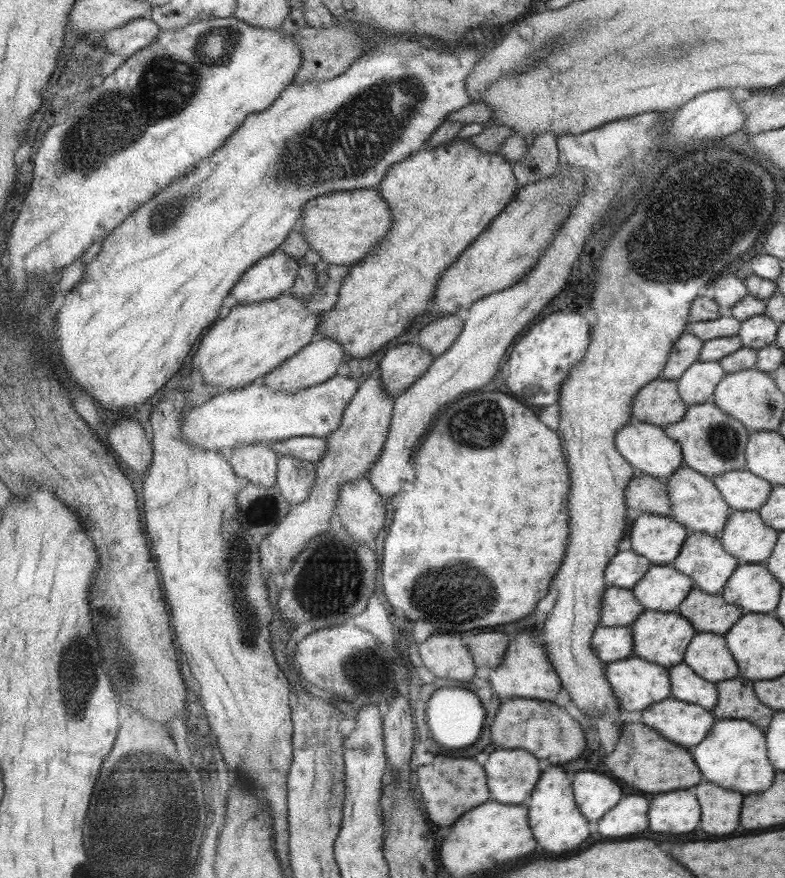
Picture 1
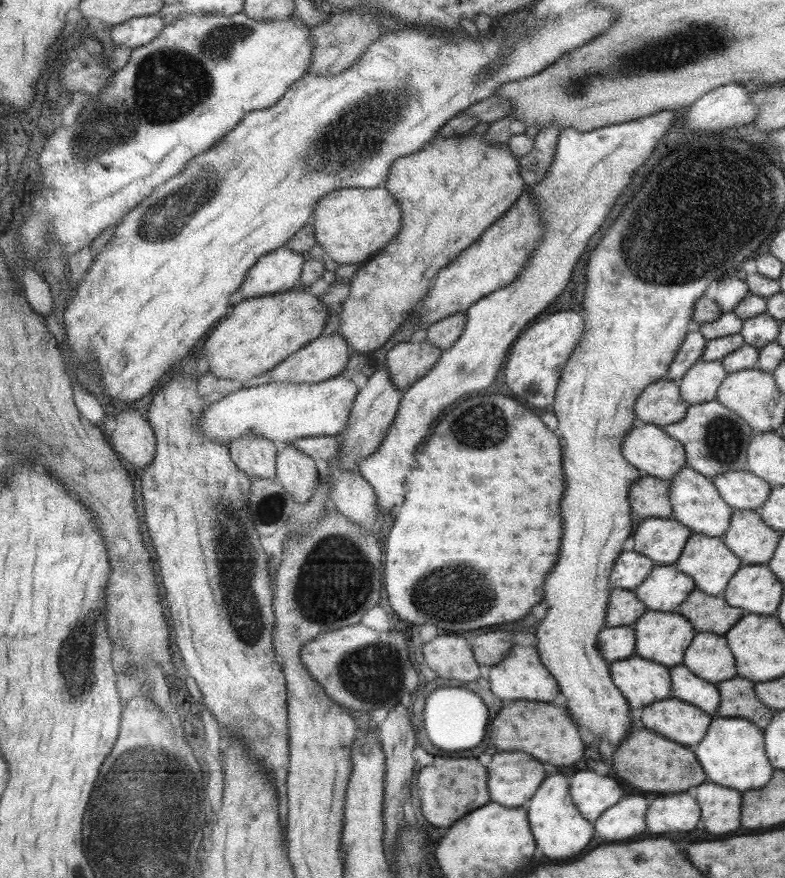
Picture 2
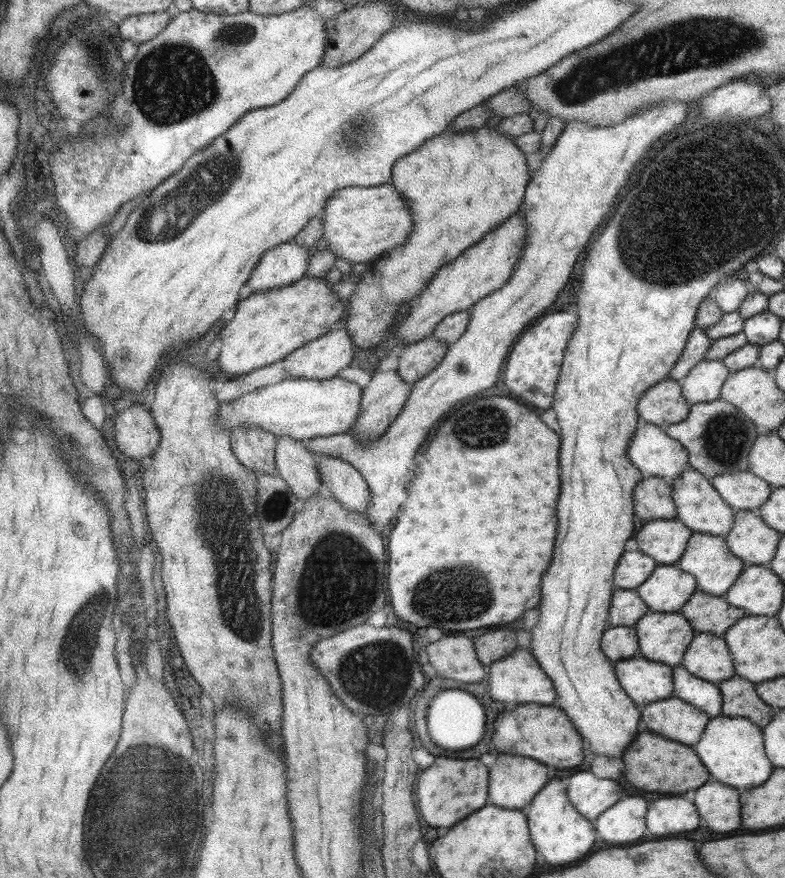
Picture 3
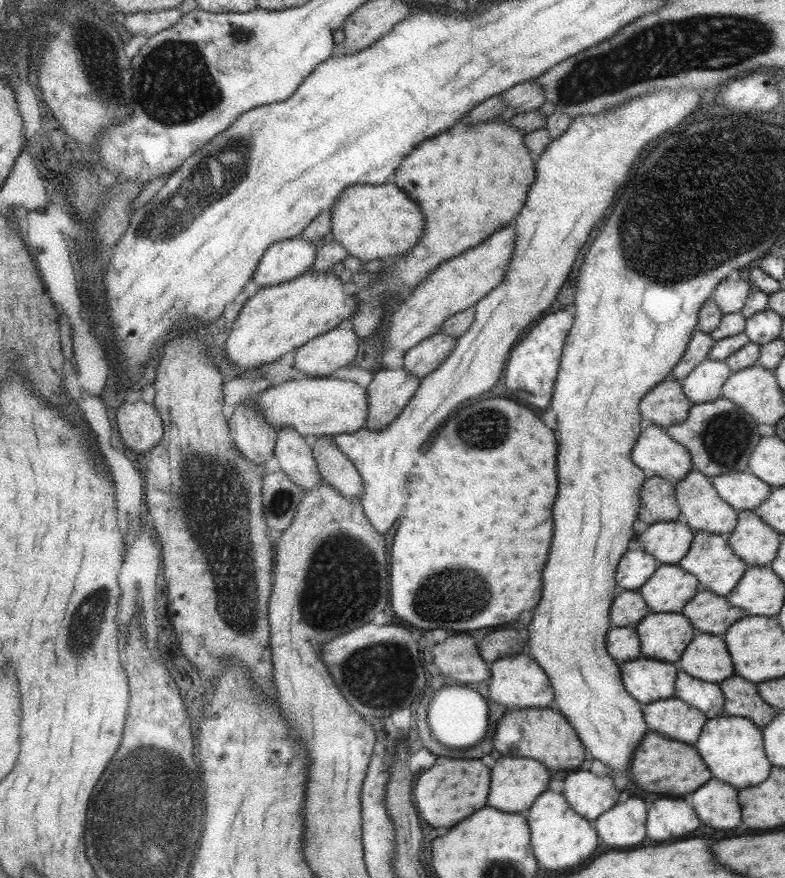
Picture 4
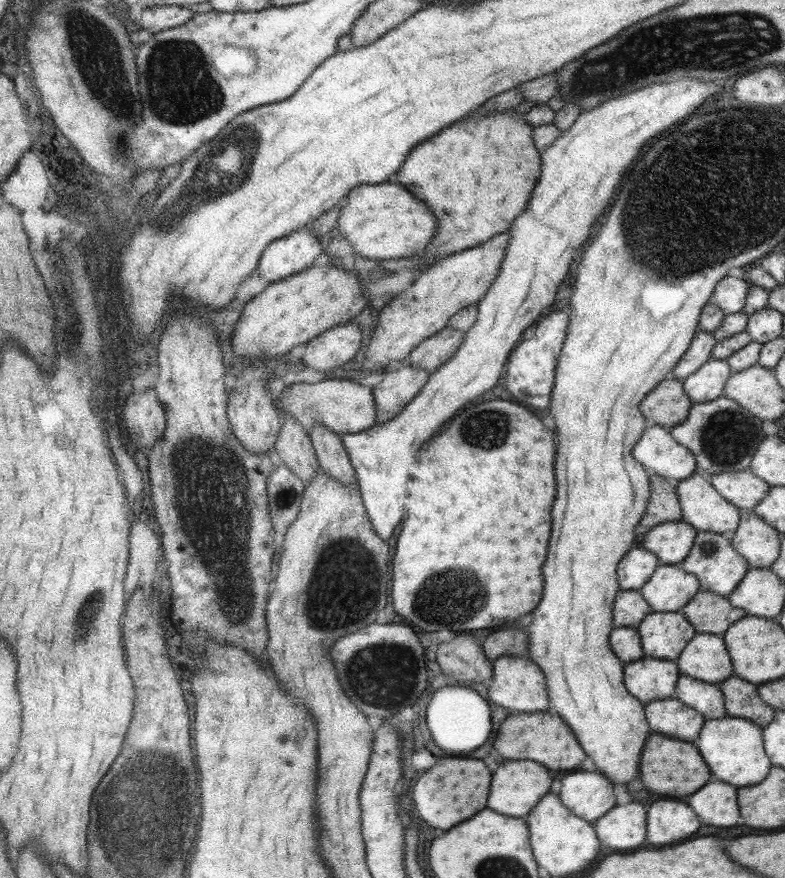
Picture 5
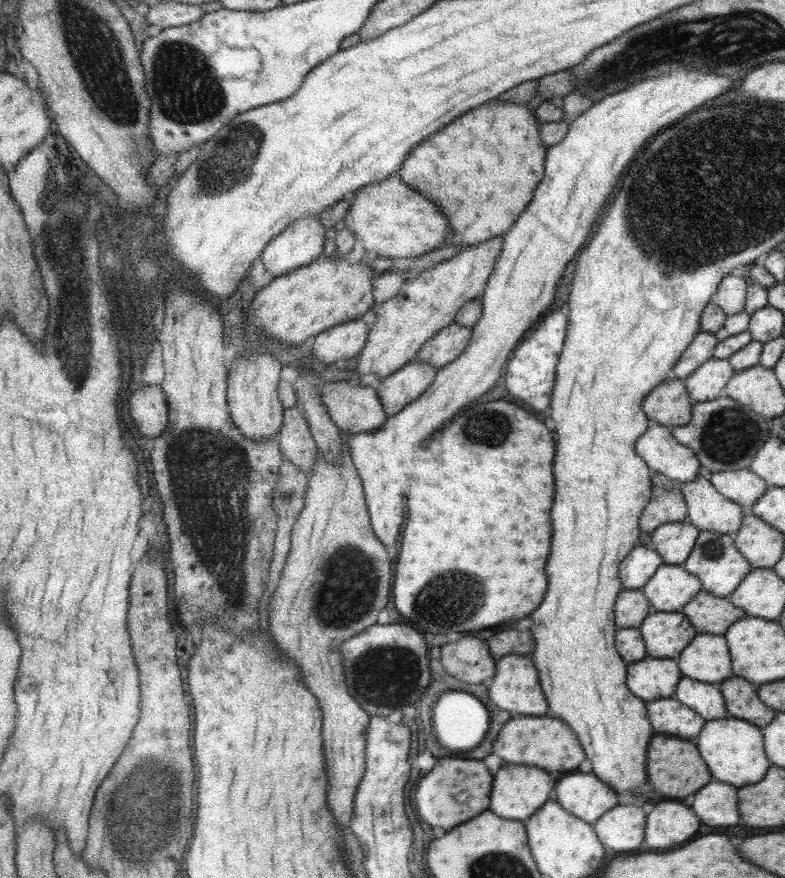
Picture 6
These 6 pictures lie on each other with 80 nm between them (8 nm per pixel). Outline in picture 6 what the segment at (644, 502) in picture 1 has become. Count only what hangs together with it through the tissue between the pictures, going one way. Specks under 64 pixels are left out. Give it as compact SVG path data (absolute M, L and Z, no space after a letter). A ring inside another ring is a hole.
M651 471L650 497L638 520L641 532L650 533L660 524L685 521L687 507L680 491L681 485Z

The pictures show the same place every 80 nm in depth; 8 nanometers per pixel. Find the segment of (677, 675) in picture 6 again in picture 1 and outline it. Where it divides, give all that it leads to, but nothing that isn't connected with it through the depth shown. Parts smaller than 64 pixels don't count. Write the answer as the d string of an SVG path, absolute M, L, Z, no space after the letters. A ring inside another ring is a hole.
M633 654L623 660L606 663L604 675L618 702L619 710L643 711L660 700L671 697L668 669L660 664L653 664Z

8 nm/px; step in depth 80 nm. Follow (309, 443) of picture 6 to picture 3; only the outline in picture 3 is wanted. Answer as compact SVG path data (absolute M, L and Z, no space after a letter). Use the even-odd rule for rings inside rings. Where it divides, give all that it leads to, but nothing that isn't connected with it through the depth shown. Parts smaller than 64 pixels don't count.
M288 436L278 437L278 442L274 448L274 467L276 474L279 474L279 477L285 481L285 485L297 498L305 500L313 496L317 487L322 484L315 456L305 448L301 440L293 440Z

